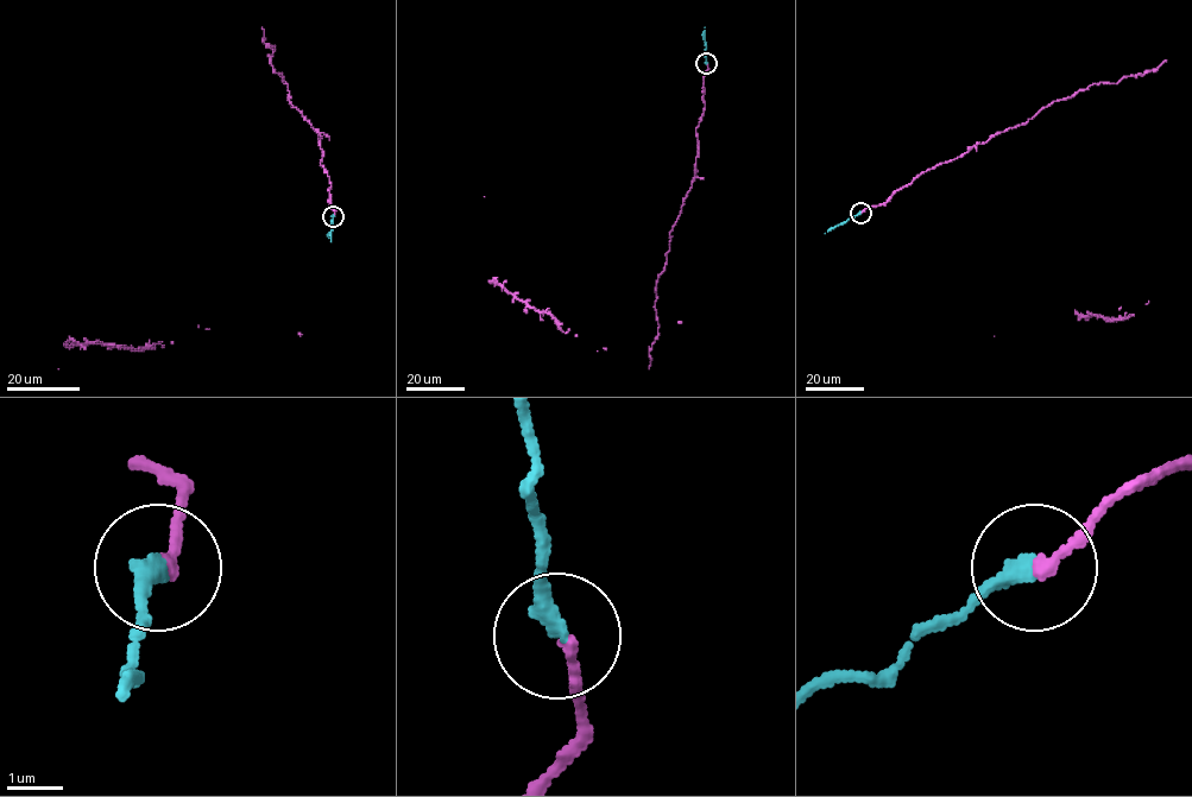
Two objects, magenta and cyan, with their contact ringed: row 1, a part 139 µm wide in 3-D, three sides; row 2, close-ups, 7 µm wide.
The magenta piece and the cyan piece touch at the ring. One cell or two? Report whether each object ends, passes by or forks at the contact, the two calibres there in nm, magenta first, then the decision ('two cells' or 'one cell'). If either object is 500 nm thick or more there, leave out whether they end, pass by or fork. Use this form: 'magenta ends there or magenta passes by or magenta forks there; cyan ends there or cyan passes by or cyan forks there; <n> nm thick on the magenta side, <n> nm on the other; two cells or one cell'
magenta ends there; cyan ends there; 190 nm thick on the magenta side, 320 nm on the other; one cell

